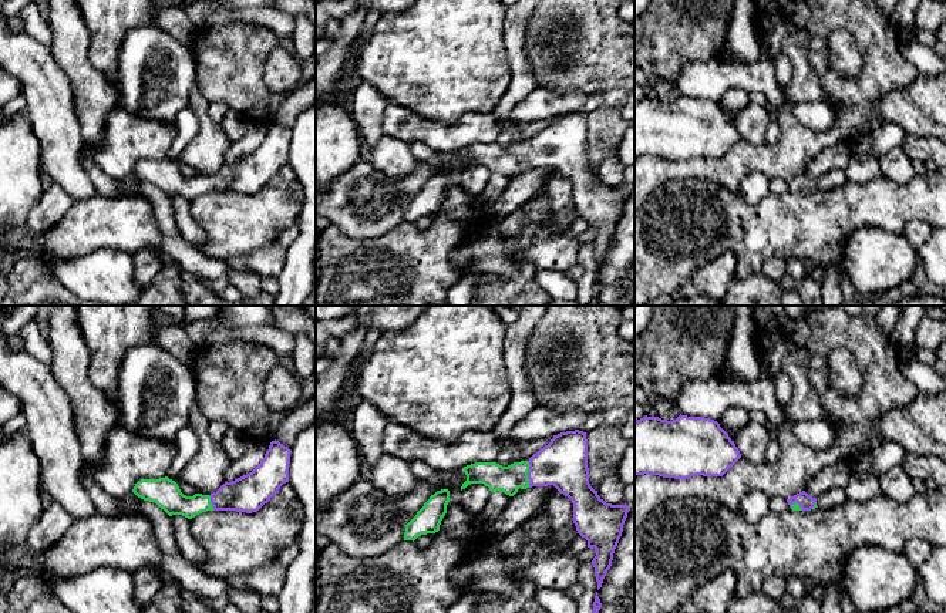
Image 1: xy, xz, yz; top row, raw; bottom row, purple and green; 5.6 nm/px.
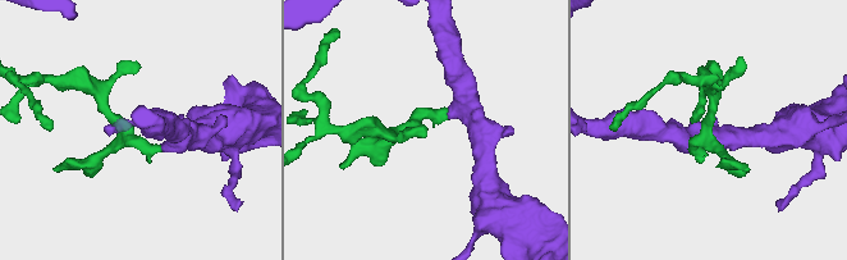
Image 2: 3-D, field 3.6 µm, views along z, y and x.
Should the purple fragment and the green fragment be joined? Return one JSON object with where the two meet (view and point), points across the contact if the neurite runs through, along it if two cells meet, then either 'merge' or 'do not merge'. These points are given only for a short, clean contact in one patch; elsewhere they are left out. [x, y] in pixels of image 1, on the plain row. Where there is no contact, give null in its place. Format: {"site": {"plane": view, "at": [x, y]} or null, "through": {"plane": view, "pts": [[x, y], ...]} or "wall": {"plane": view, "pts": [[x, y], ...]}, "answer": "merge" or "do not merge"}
{"site": {"plane": "xz", "at": [528, 155]}, "through": {"plane": "xz", "pts": [[562, 144], [528, 155], [515, 157], [508, 161]]}, "answer": "merge"}

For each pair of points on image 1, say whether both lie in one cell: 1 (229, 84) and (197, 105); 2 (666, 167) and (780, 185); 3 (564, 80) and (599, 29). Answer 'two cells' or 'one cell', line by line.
1: two cells
2: two cells
3: one cell

